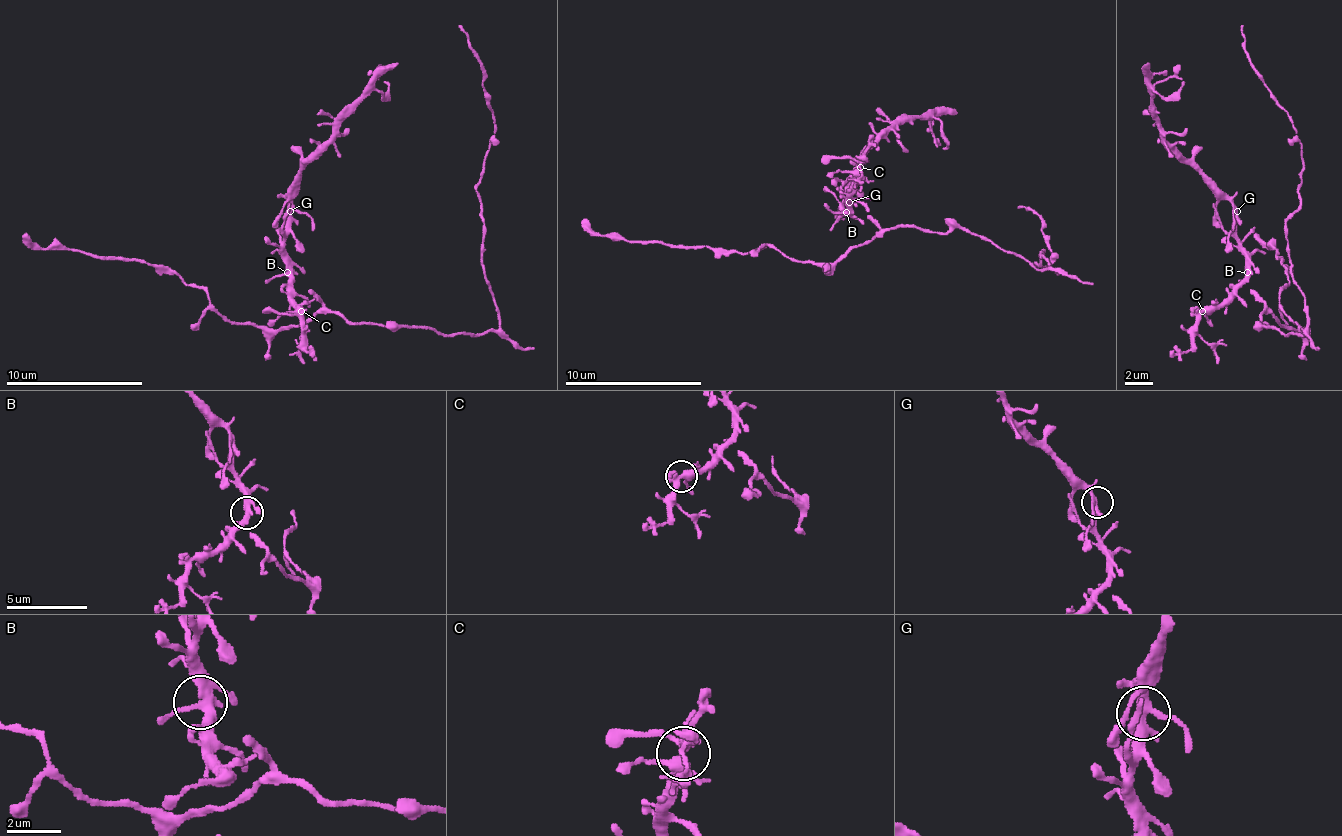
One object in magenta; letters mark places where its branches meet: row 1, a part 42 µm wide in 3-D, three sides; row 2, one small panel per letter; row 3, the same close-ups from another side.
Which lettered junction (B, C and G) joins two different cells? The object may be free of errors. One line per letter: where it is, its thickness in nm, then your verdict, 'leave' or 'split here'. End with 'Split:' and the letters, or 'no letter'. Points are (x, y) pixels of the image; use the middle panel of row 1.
B: at (846, 212); 340 nm thick; leave
C: at (860, 167); 360 nm thick; leave
G: at (849, 202); 320 nm thick; leave
Split: no letter

